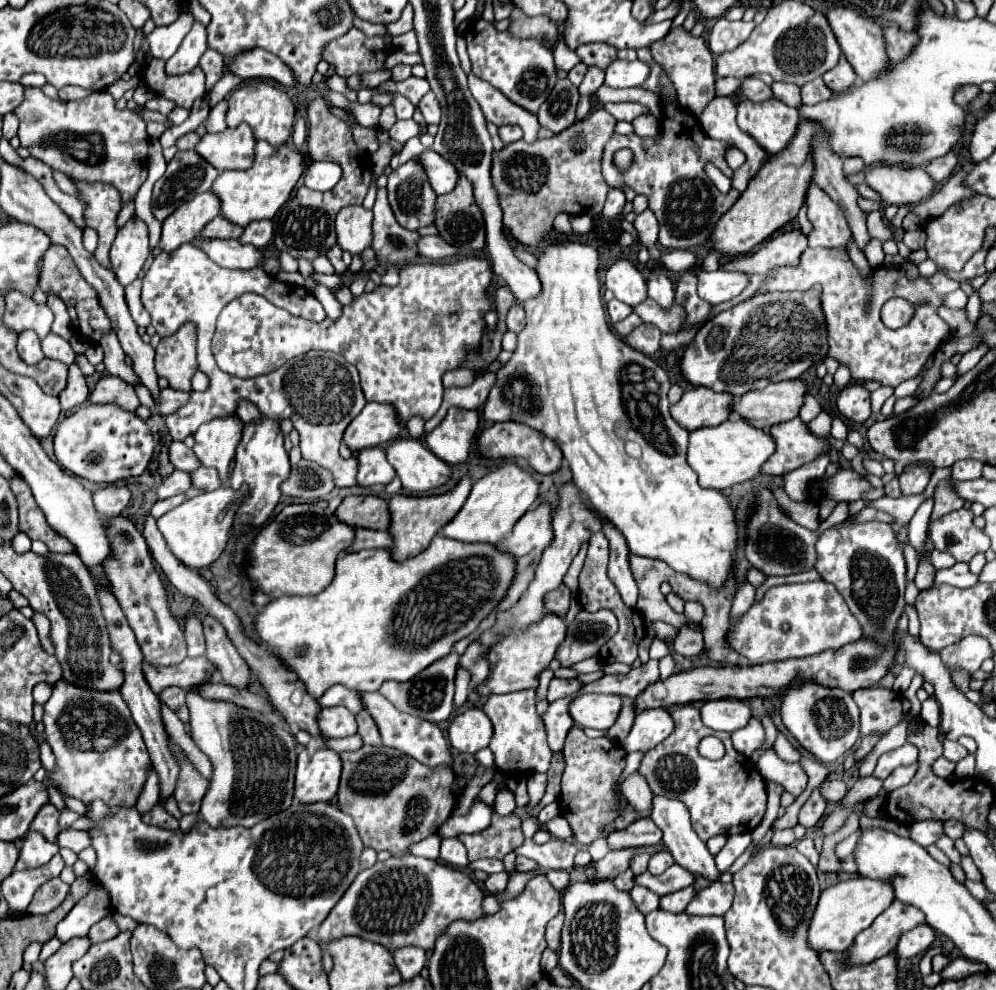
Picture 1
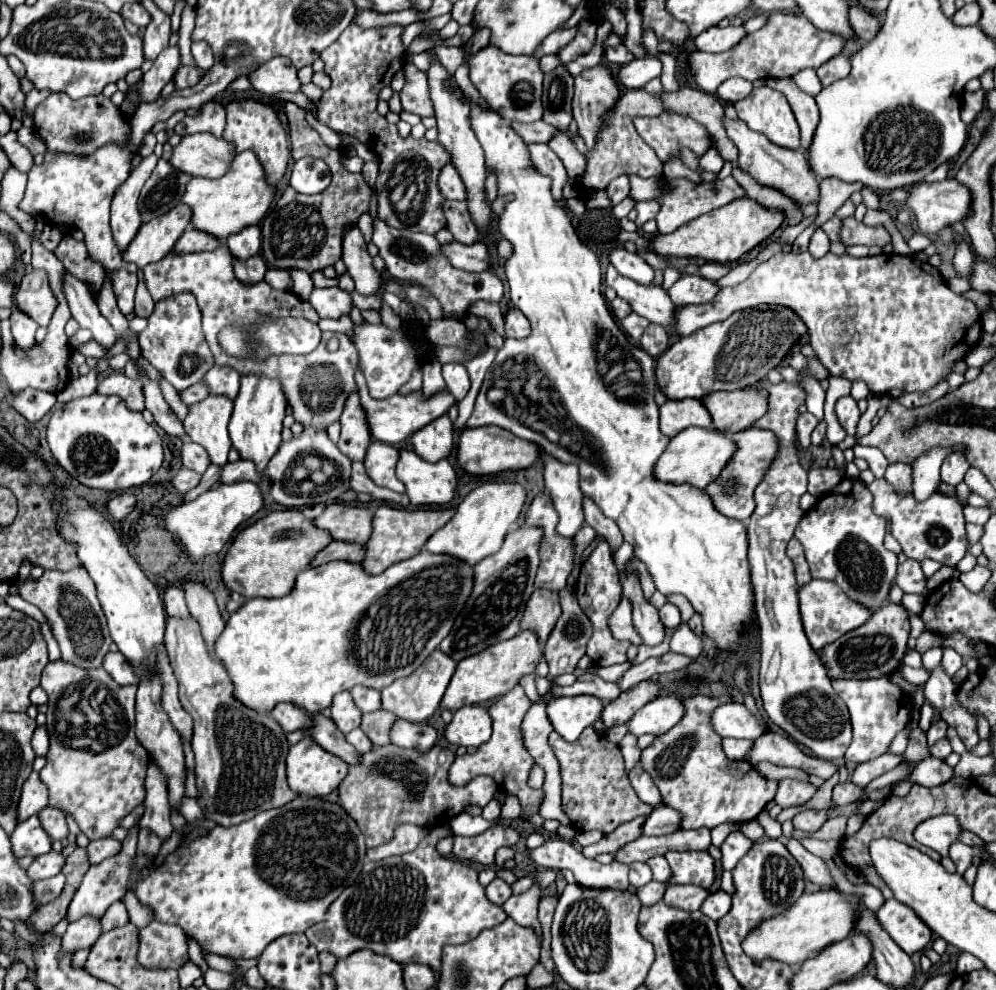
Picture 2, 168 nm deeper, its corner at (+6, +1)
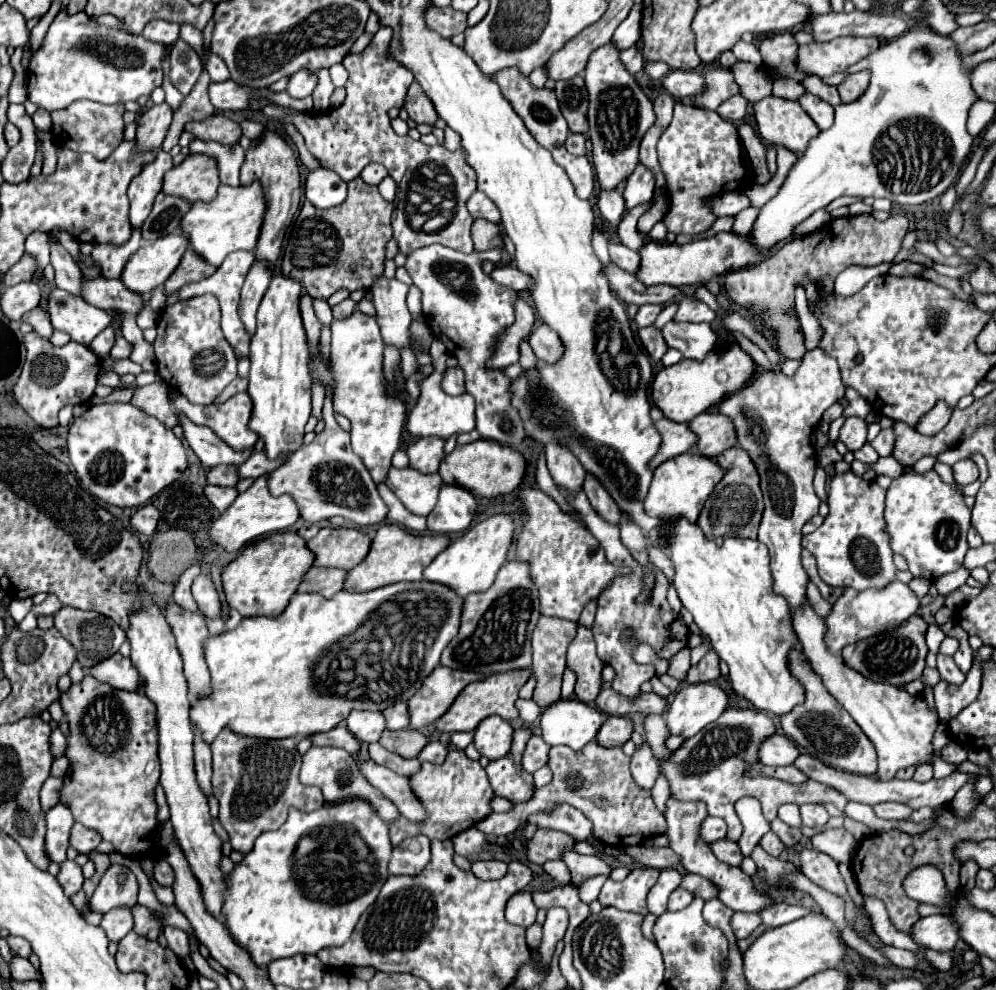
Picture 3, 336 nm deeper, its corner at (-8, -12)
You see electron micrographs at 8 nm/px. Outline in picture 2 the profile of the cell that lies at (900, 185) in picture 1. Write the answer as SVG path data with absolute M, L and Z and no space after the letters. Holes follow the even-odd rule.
M955 179L939 183L919 181L907 189L909 197L905 205L917 217L917 229L923 235L941 231L949 223L963 221L969 215L971 195L969 189Z

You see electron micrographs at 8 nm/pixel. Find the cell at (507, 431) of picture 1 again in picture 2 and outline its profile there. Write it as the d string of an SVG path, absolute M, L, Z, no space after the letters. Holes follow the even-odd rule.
M475 427L465 429L457 443L457 459L467 473L473 475L495 475L501 471L517 471L531 467L541 457L537 443L519 439L501 427Z

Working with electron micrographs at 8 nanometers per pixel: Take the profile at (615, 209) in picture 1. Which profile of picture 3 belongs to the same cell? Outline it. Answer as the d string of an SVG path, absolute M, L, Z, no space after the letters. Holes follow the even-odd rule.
M639 164L635 168L635 172L629 176L625 190L623 190L623 198L625 198L625 206L633 208L637 204L649 202L653 198L653 190L655 190L655 176L649 168L645 168L643 164Z

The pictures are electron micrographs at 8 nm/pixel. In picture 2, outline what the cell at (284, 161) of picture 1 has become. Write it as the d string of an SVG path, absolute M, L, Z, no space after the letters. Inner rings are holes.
M243 151L235 157L233 167L219 179L193 177L183 195L183 203L193 207L193 225L201 231L225 239L245 225L257 225L267 213L277 187L267 181L267 173L253 151Z

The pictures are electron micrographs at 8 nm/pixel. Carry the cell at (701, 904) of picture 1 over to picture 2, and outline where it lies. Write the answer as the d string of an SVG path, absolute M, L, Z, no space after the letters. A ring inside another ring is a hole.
M719 889L715 893L709 893L709 897L701 905L701 913L719 921L729 911L729 907L731 907L731 895Z

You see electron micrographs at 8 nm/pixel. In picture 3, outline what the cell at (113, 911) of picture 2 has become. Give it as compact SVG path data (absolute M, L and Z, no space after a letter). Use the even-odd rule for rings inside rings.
M135 906L133 908L133 918L135 918L135 932L141 932L141 936L149 940L157 940L161 934L163 924L153 916L153 912L145 906Z

